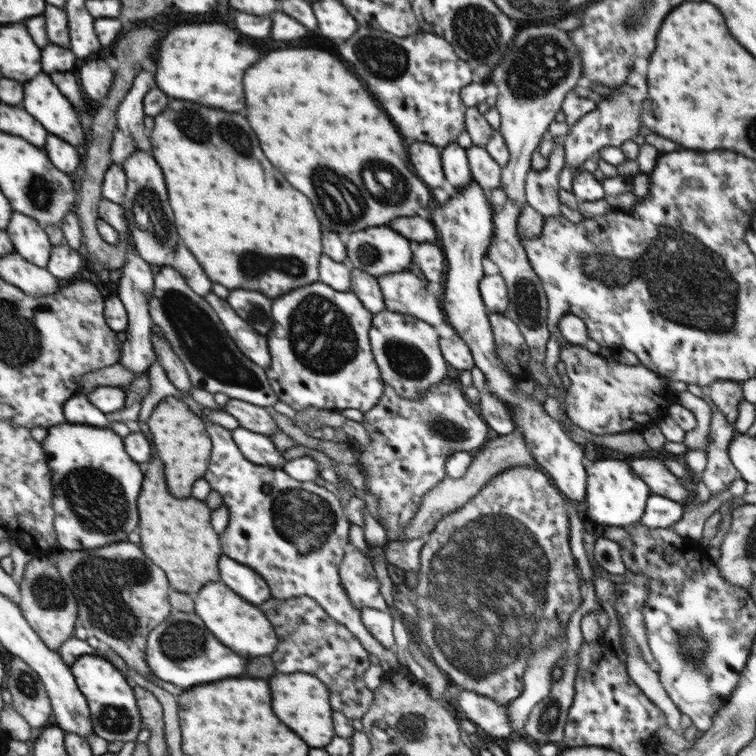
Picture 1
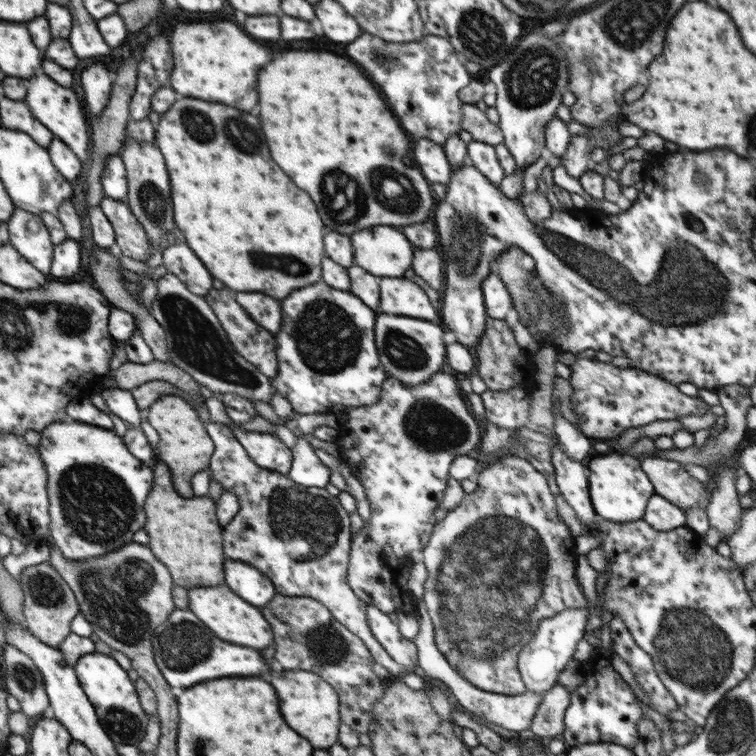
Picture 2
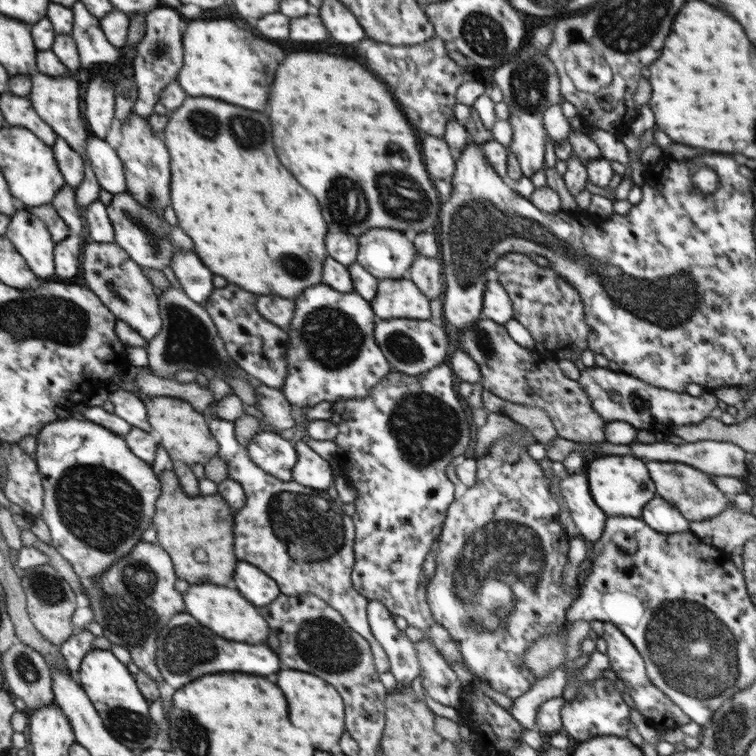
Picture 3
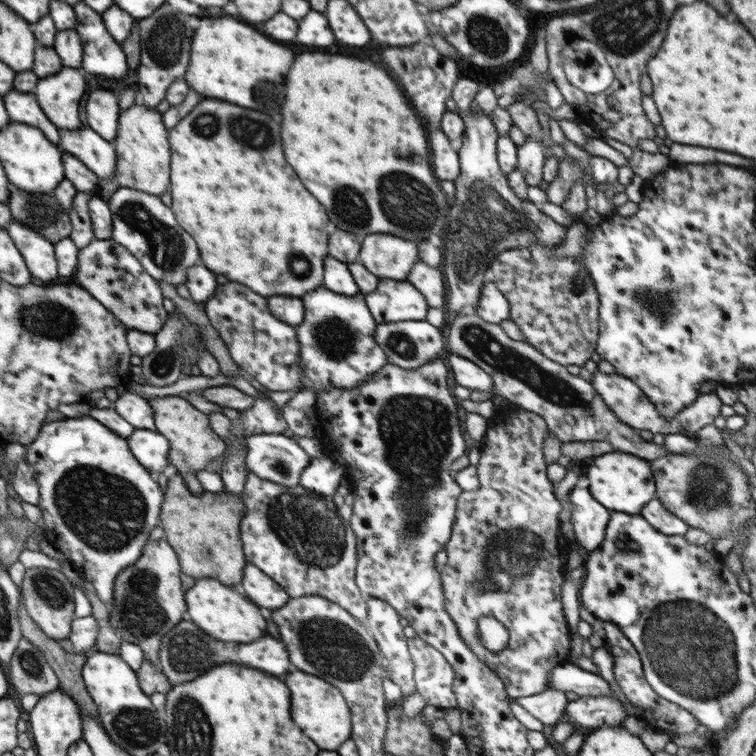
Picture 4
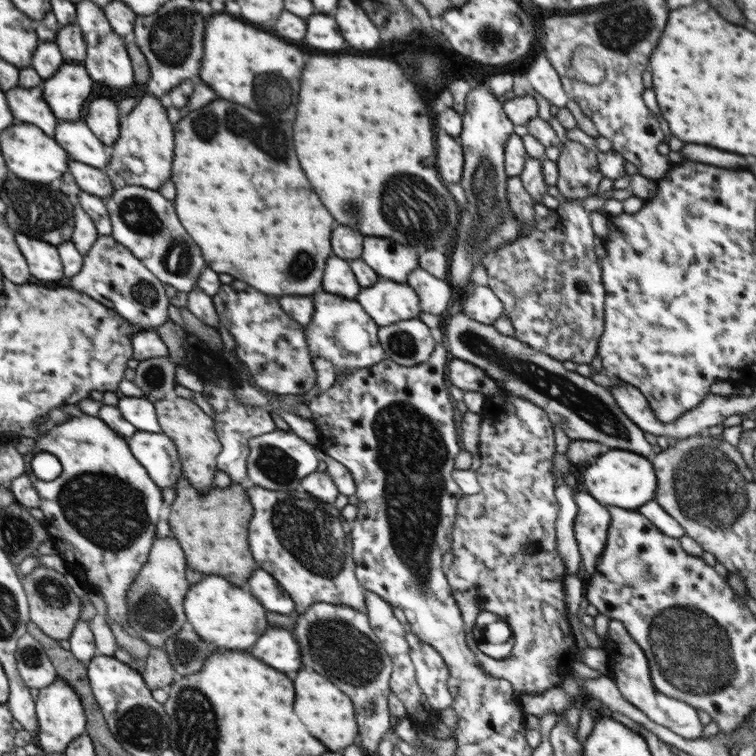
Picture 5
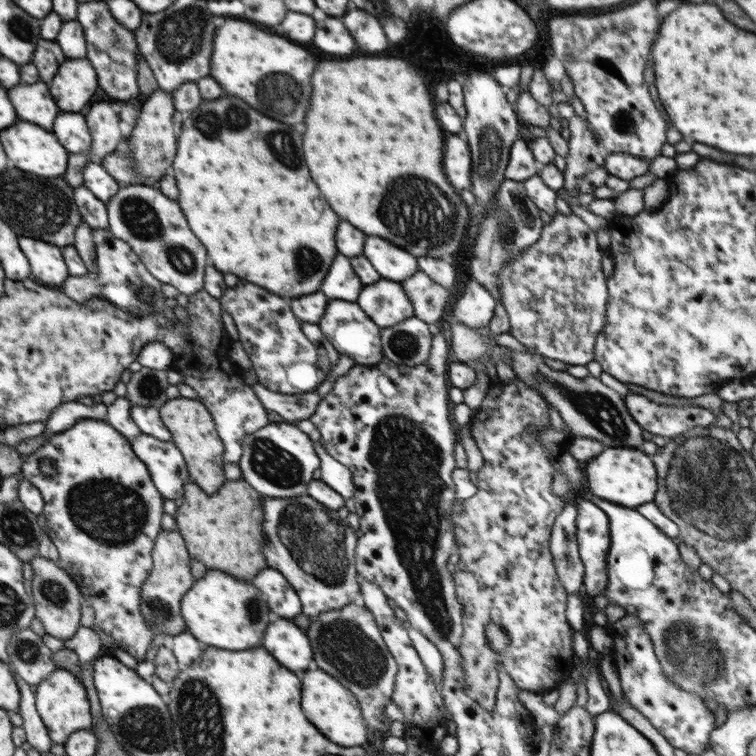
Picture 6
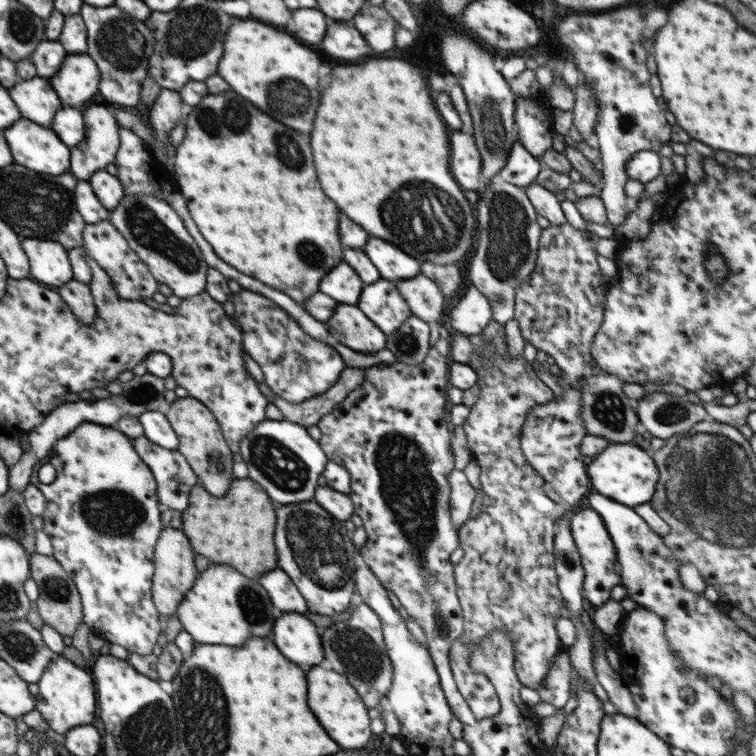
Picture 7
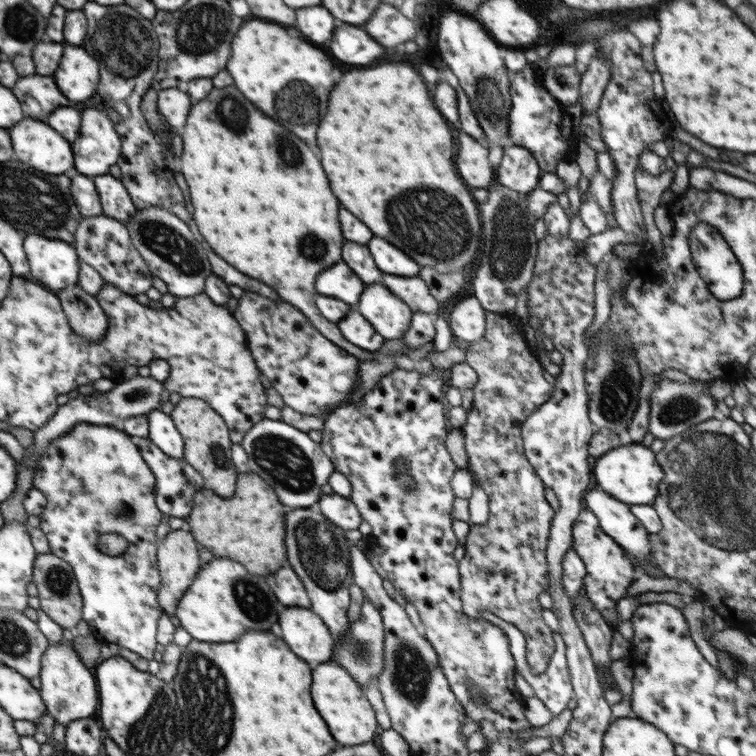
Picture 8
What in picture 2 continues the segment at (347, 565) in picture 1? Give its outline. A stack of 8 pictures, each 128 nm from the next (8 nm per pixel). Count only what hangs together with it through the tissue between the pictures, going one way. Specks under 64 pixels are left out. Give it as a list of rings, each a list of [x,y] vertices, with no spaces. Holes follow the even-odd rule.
[[[448,369],[434,373],[426,382],[417,385],[405,385],[398,381],[397,378],[387,376],[381,386],[379,399],[373,405],[346,408],[344,412],[338,413],[336,416],[339,424],[339,436],[335,442],[339,449],[339,456],[342,458],[342,464],[347,465],[353,472],[353,475],[361,482],[371,508],[368,523],[365,523],[360,531],[351,535],[350,563],[348,563],[348,571],[346,572],[348,585],[354,594],[356,594],[356,597],[360,598],[361,602],[365,602],[370,606],[376,606],[376,608],[381,609],[381,612],[386,614],[390,614],[391,612],[395,614],[414,614],[416,610],[416,598],[410,591],[410,588],[408,588],[408,577],[413,567],[413,563],[409,560],[409,557],[412,556],[412,553],[416,553],[416,551],[423,551],[430,540],[434,525],[439,519],[435,510],[437,510],[445,495],[449,466],[456,457],[467,455],[468,452],[473,454],[472,450],[481,443],[480,426],[472,417],[470,411],[468,411],[466,396],[459,387],[459,384],[456,384],[456,380],[452,377],[452,371]]]

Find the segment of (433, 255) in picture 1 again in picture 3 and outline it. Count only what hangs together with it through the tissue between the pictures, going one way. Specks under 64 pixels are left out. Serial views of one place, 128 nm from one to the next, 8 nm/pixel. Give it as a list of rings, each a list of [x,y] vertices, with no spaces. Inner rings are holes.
[[[417,255],[410,268],[410,278],[430,300],[439,298],[444,291],[440,257]]]

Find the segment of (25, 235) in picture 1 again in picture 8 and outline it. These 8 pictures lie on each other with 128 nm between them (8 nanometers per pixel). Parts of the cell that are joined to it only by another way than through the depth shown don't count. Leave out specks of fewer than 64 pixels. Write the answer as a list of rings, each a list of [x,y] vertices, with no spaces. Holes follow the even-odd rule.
[[[28,236],[28,258],[32,258],[32,276],[53,292],[79,282],[81,266],[78,251],[62,239],[48,240]]]

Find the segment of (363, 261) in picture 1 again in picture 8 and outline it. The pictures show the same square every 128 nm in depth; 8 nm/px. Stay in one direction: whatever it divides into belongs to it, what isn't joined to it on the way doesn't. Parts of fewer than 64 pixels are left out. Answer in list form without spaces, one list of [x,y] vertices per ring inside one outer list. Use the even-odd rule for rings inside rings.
[[[372,238],[367,245],[370,246],[373,259],[383,273],[406,277],[419,276],[420,266],[384,238]]]

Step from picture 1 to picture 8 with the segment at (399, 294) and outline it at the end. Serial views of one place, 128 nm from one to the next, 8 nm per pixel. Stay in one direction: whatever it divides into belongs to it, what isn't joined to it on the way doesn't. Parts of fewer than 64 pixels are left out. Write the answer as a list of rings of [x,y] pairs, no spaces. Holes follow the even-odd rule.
[[[382,284],[365,286],[356,309],[385,340],[402,339],[411,323],[413,312]]]

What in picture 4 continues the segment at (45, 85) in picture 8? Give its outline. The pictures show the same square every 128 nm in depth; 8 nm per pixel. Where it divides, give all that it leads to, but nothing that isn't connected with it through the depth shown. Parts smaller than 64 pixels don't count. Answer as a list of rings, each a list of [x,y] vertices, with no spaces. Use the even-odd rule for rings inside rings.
[[[10,92],[4,98],[8,98],[8,114],[11,122],[14,120],[30,126],[40,126],[40,130],[48,130],[51,142],[59,145],[62,131],[47,117],[34,94]]]

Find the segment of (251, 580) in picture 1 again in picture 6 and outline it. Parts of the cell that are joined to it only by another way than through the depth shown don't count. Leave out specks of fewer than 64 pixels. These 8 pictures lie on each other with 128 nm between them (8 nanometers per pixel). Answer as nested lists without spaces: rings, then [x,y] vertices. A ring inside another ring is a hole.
[[[264,568],[254,578],[253,586],[260,588],[266,594],[268,604],[270,604],[269,609],[274,617],[293,619],[296,615],[301,614],[302,603],[299,596],[278,570]]]

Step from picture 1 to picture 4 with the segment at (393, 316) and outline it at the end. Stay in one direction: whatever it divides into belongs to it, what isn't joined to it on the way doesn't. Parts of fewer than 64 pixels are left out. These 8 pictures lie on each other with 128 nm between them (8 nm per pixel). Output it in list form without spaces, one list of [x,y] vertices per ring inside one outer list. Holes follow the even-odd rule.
[[[402,320],[378,324],[375,339],[378,346],[384,350],[387,362],[406,370],[420,368],[424,363],[434,360],[434,358],[440,358],[447,350],[440,329],[426,320],[406,320],[406,322]]]

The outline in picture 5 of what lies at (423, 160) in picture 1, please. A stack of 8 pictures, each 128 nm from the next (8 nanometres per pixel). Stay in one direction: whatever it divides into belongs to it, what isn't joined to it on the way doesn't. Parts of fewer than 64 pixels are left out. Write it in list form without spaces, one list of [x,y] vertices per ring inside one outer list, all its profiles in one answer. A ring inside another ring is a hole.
[[[440,132],[436,144],[437,169],[444,182],[456,184],[461,182],[464,154],[458,139]]]

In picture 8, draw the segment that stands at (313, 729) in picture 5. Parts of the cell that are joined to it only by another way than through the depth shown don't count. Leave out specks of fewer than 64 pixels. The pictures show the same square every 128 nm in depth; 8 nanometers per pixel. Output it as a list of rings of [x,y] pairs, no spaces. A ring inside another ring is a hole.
[[[328,660],[318,664],[312,672],[312,700],[326,720],[332,736],[344,746],[356,746],[372,741],[378,724],[374,709],[367,700],[364,690],[352,678],[352,675],[342,666]]]

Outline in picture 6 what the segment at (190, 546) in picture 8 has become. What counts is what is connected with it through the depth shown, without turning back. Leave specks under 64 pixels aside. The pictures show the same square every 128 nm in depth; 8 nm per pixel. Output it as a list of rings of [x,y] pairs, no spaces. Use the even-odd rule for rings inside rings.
[[[164,529],[156,537],[152,550],[152,569],[140,593],[141,612],[144,620],[154,626],[154,634],[176,635],[186,631],[181,614],[181,599],[192,589],[195,579],[190,572],[190,556],[186,544],[178,532],[166,532]]]

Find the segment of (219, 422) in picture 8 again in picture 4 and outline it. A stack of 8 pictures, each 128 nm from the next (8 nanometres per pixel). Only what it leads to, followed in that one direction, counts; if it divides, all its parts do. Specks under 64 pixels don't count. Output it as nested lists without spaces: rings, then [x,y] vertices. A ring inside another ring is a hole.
[[[163,391],[158,397],[148,398],[148,402],[154,408],[155,430],[169,440],[169,462],[177,468],[178,474],[195,495],[206,492],[197,472],[204,470],[227,449],[225,441],[212,430],[209,416],[178,394]]]

